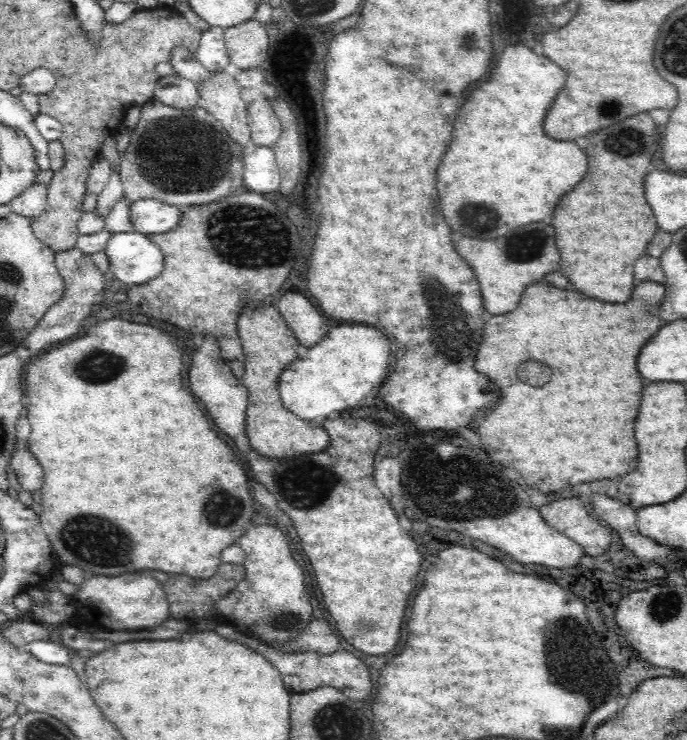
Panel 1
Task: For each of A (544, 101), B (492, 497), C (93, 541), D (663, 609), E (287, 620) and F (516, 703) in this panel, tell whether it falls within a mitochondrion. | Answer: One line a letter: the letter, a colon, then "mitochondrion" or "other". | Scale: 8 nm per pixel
A: other
B: mitochondrion
C: mitochondrion
D: mitochondrion
E: mitochondrion
F: other

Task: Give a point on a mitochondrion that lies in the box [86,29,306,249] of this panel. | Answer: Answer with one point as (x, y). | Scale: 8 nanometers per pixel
(176, 155)

